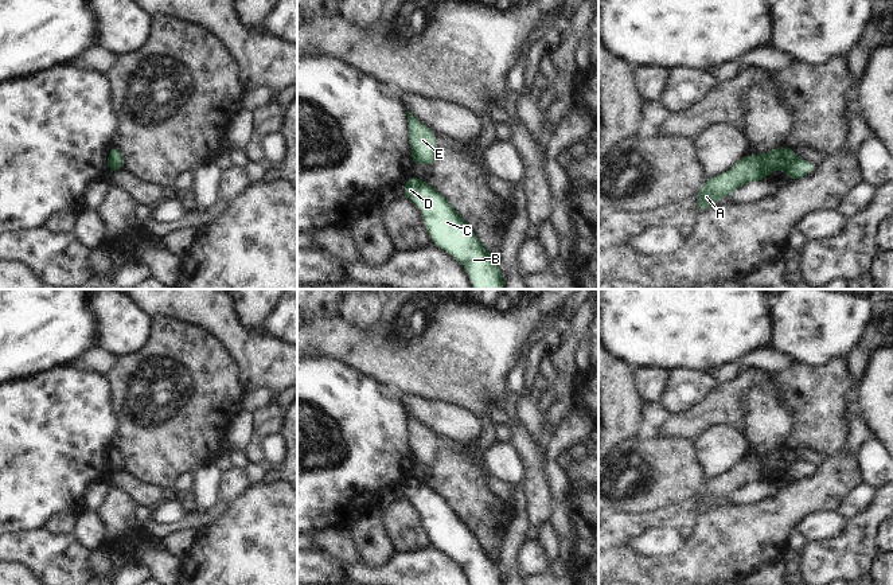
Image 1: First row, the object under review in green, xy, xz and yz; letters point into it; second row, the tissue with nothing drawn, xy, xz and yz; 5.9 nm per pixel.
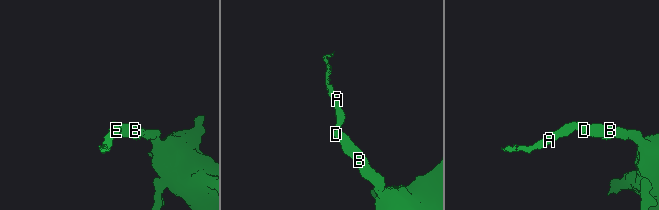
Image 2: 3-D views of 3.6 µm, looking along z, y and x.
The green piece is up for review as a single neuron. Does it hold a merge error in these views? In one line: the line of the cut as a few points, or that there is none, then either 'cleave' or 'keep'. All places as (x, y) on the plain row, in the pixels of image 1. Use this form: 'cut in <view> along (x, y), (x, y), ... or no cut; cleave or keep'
cut in yz along (796, 459), (786, 472); cleave

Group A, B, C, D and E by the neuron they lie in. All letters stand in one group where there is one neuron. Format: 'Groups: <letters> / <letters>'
Groups: A E / B C D.

